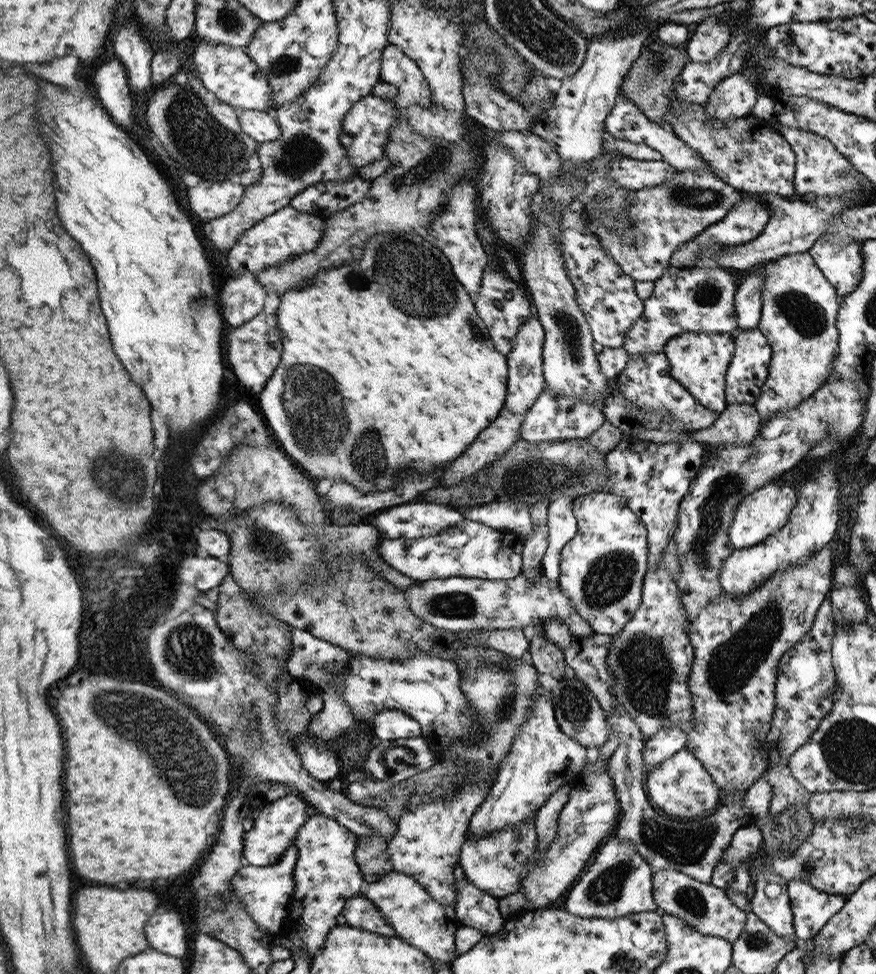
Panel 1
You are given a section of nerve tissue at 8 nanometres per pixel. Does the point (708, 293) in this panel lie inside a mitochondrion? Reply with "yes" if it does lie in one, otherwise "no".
yes

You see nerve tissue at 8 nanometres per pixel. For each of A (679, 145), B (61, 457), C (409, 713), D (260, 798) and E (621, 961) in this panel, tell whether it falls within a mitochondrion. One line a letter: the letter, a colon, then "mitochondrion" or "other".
A: other
B: other
C: other
D: other
E: mitochondrion

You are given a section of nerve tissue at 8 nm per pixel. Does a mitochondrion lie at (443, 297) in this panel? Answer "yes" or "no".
yes

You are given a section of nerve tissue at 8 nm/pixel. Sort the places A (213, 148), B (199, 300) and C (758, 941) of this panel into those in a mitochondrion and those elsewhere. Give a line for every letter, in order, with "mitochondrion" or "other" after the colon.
A: mitochondrion
B: mitochondrion
C: mitochondrion

